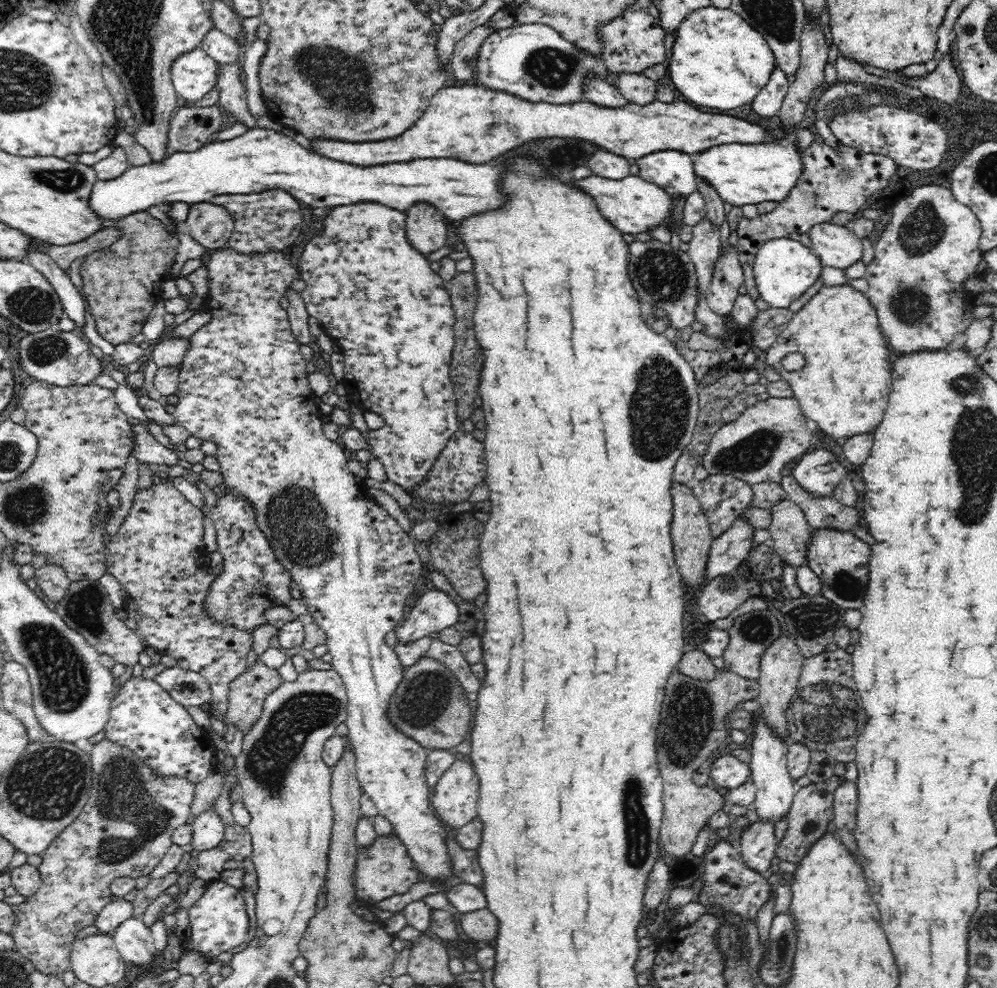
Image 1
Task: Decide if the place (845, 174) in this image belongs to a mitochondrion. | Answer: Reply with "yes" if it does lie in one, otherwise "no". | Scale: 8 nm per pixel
yes

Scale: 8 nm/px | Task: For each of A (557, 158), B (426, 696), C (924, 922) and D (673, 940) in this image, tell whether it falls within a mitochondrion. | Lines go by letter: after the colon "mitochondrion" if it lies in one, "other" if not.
A: other
B: mitochondrion
C: other
D: other

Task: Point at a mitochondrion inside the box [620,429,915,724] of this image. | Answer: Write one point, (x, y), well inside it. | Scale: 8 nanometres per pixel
(812, 621)

